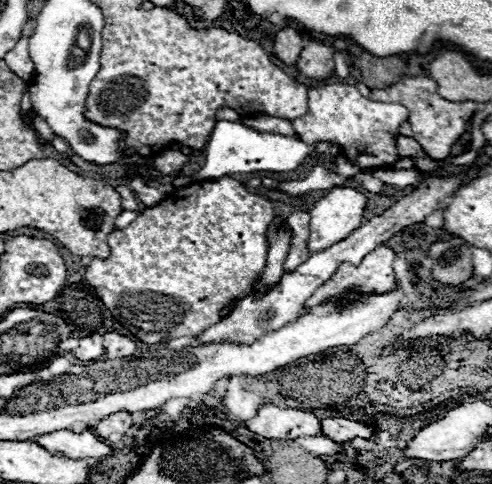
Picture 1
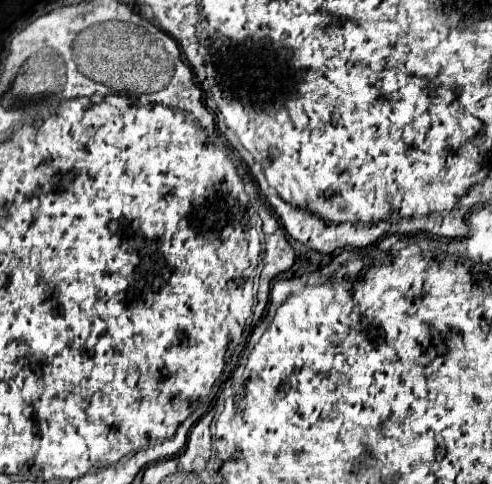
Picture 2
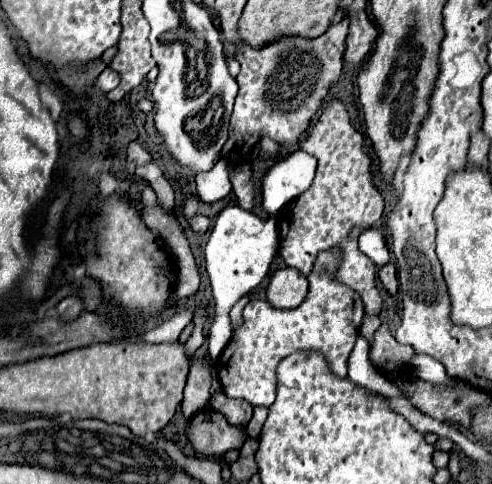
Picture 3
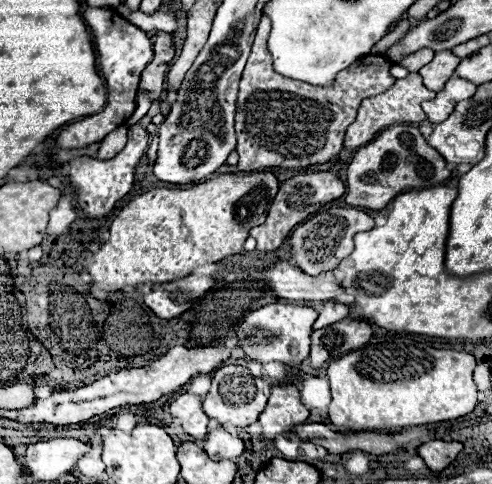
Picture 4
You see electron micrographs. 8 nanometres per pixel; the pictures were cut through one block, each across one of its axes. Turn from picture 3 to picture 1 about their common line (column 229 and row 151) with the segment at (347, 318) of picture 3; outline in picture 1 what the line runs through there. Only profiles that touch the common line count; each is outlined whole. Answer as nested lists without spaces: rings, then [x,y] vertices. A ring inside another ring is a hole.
[[[326,84],[308,90],[308,112],[292,126],[298,138],[306,144],[334,142],[342,148],[344,156],[364,168],[390,168],[398,160],[396,136],[402,120],[408,118],[408,110],[400,104],[372,102],[364,98],[358,88],[348,84]]]

